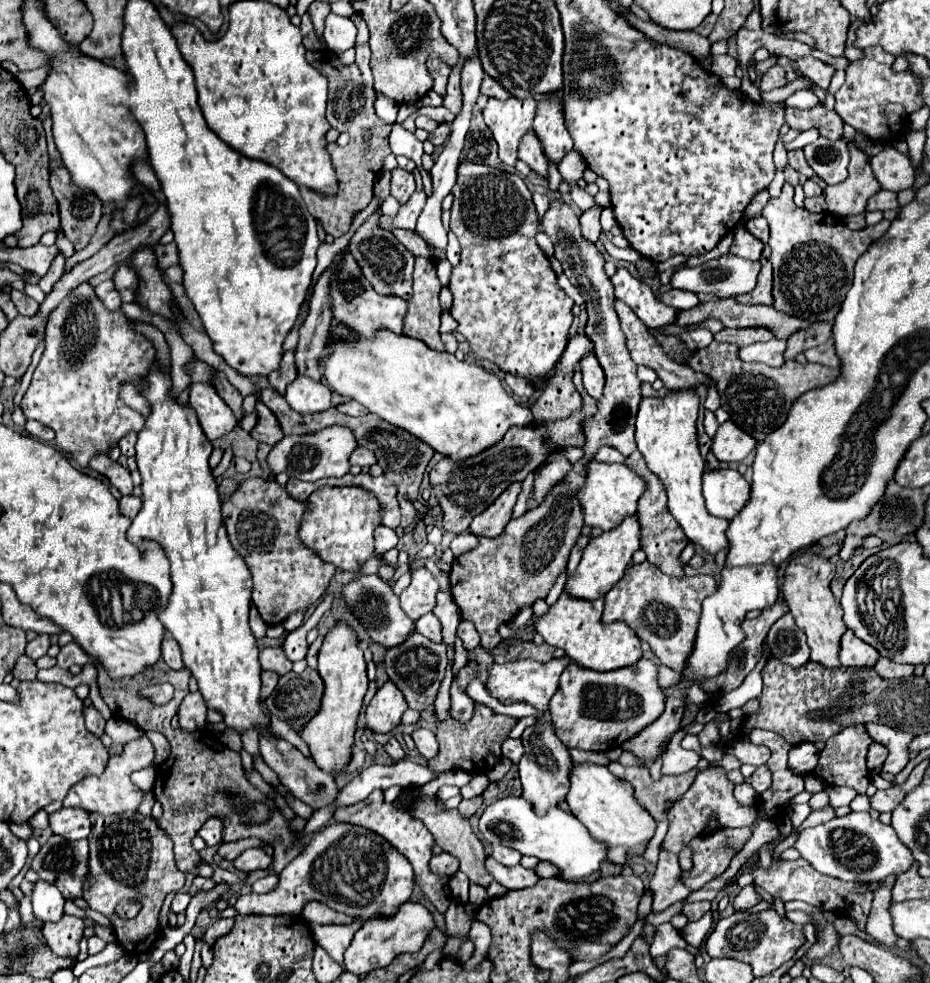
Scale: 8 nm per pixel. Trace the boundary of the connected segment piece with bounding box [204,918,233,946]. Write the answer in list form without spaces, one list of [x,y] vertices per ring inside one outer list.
[[[222,918],[210,925],[204,935],[204,940],[210,946],[213,946],[221,936],[229,933],[231,931],[232,918]]]

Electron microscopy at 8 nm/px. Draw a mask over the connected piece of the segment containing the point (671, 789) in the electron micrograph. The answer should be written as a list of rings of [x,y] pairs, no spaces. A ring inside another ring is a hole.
[[[611,762],[609,770],[617,774],[619,778],[627,780],[635,788],[635,798],[641,806],[645,806],[655,820],[667,820],[669,818],[669,806],[673,806],[675,800],[683,798],[683,792],[693,784],[695,776],[699,774],[697,768],[679,774],[679,776],[661,776],[659,780],[653,780],[647,766],[621,766],[619,762]]]

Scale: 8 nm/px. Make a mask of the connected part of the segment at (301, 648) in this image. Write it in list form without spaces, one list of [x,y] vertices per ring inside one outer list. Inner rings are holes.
[[[313,612],[313,614],[309,616],[309,620],[307,620],[301,628],[297,628],[297,630],[293,630],[293,632],[289,632],[289,634],[285,636],[285,640],[283,640],[283,650],[285,650],[285,654],[287,654],[293,662],[305,658],[305,654],[307,654],[305,636],[307,636],[307,632],[309,632],[317,622],[319,622],[319,614]]]

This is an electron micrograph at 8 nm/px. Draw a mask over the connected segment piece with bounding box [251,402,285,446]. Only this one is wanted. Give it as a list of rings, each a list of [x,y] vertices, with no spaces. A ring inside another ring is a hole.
[[[257,402],[257,412],[259,412],[259,422],[257,426],[251,430],[251,436],[259,442],[265,442],[265,444],[277,444],[285,434],[283,430],[279,428],[279,420],[275,418],[275,414],[261,402]]]

